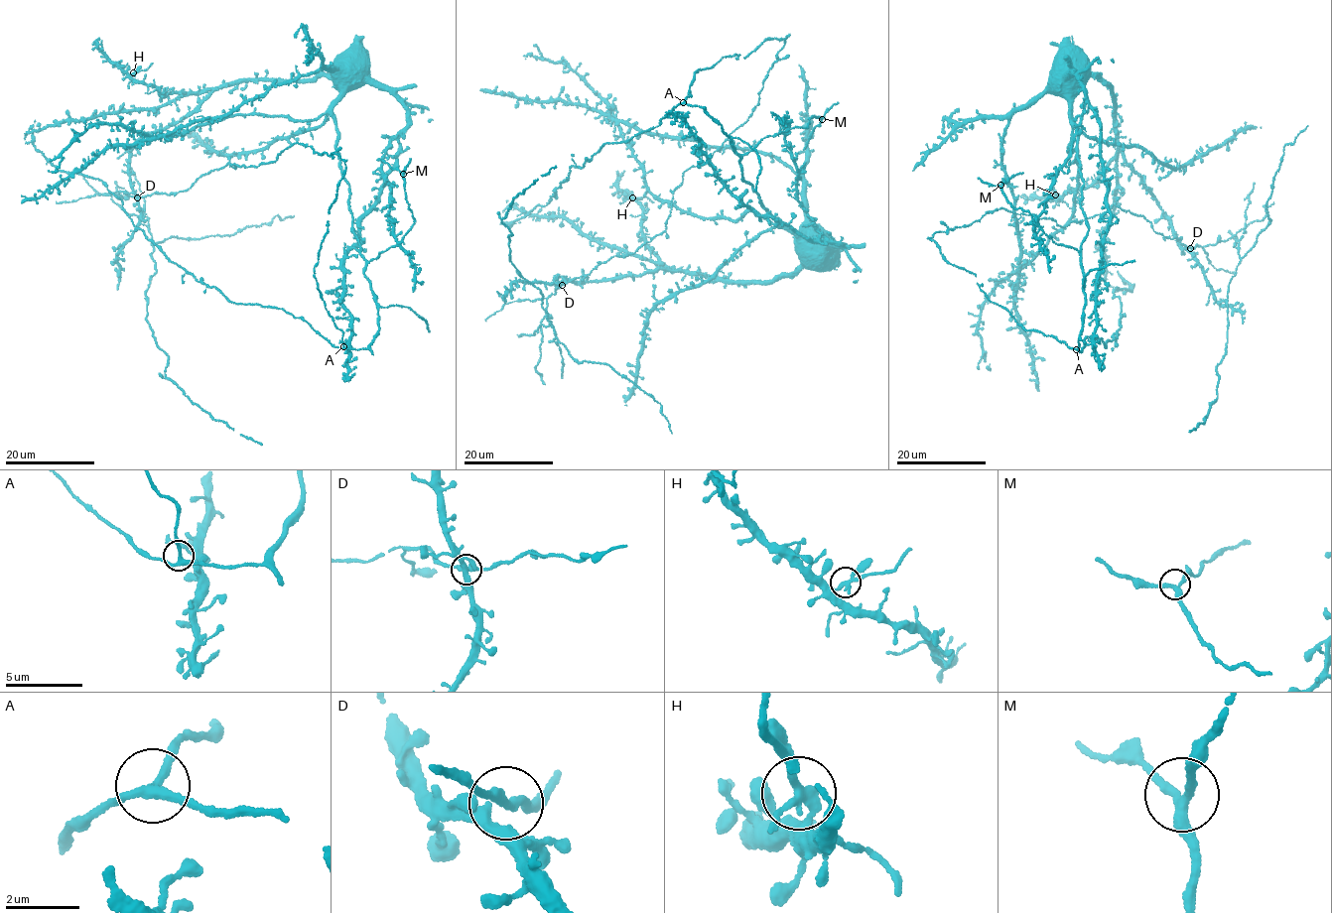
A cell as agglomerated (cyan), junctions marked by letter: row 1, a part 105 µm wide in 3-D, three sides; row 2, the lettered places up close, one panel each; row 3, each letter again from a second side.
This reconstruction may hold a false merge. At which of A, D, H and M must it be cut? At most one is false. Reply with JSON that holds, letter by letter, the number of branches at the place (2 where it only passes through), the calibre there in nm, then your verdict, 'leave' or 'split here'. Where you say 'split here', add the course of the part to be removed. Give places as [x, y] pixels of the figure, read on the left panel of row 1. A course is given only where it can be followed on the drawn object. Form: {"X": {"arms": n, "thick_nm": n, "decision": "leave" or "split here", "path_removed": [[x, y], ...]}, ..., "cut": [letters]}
{"A": {"arms": 3, "thick_nm": 240, "decision": "leave"}, "D": {"arms": 3, "thick_nm": 200, "decision": "leave"}, "H": {"arms": 3, "thick_nm": 240, "decision": "split here", "path_removed": [[134, 72], [147, 69], [153, 64]]}, "M": {"arms": 3, "thick_nm": 240, "decision": "leave"}, "cut": ["H"]}

